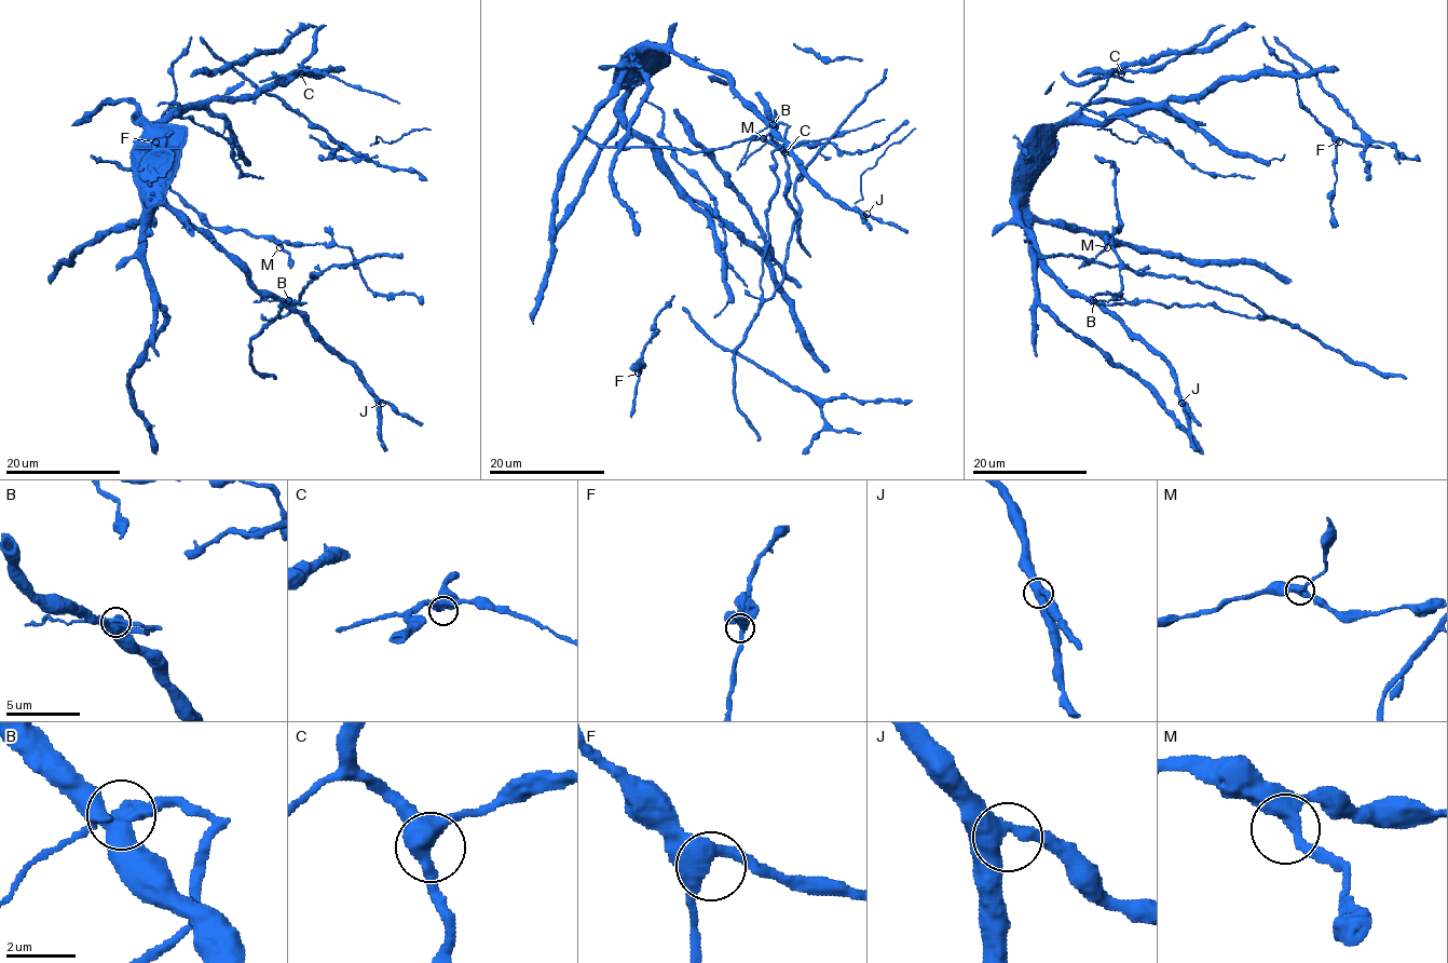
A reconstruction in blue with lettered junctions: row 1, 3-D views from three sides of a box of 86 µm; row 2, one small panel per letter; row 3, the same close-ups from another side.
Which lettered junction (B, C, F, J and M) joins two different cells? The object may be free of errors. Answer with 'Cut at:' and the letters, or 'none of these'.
Cut at: B

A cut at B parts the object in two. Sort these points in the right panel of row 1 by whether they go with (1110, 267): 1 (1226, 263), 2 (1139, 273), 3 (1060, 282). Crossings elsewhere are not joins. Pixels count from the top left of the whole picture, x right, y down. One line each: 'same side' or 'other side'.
1: other side
2: same side
3: other side

